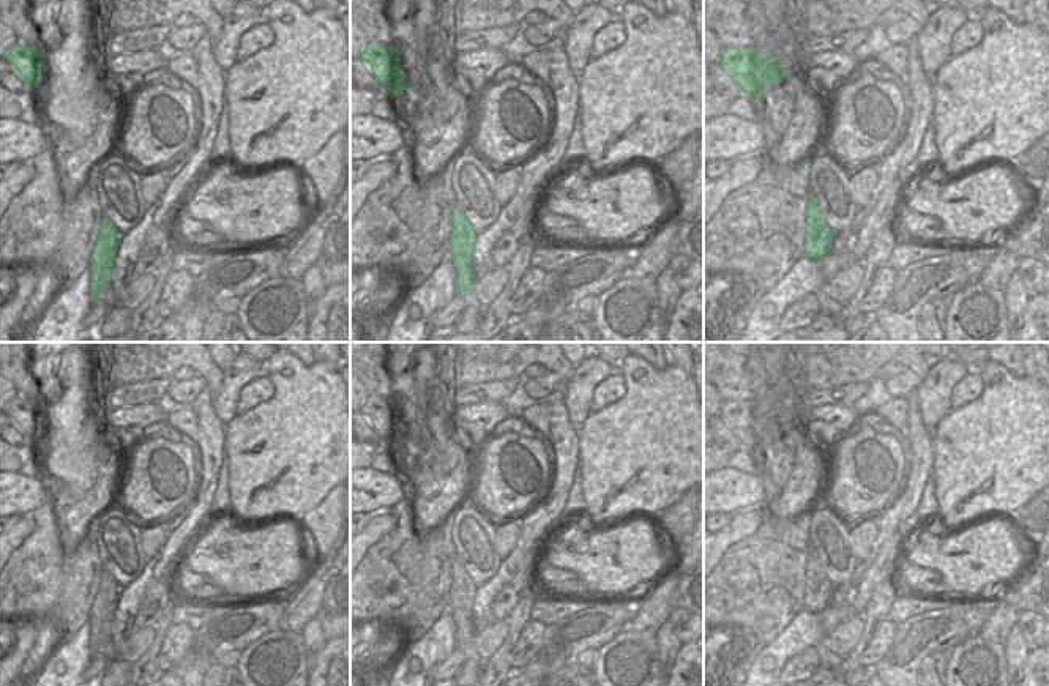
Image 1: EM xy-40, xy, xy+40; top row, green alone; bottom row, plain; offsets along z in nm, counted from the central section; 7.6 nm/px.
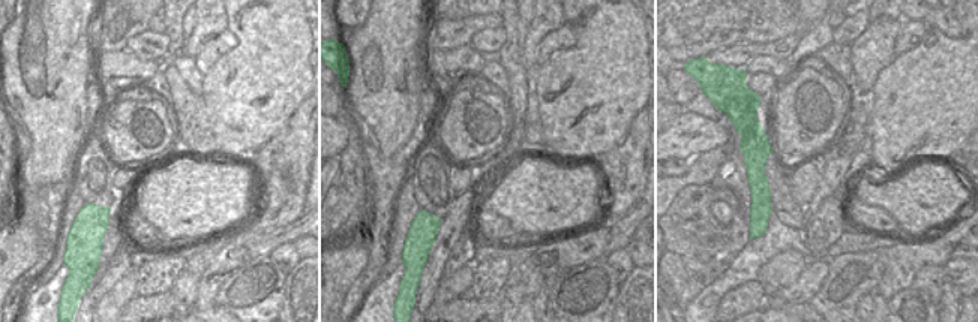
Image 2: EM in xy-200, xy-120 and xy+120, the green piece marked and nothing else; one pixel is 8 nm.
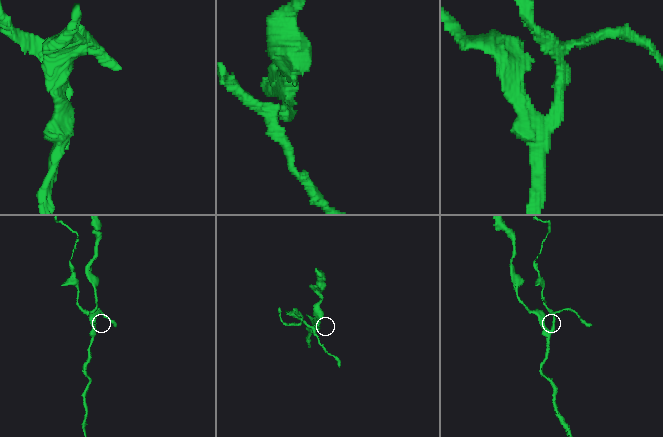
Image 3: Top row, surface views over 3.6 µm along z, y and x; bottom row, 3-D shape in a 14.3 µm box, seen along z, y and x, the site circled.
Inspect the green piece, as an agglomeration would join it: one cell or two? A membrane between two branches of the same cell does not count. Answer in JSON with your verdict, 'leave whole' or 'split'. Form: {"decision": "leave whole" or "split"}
{"decision": "split"}

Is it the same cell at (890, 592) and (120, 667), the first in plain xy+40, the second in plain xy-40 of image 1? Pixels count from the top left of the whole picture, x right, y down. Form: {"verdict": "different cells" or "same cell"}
{"verdict": "different cells"}

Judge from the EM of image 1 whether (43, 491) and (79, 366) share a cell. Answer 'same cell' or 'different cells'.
different cells

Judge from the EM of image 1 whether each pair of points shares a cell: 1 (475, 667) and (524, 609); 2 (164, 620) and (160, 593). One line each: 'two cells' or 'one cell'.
1: two cells
2: two cells

